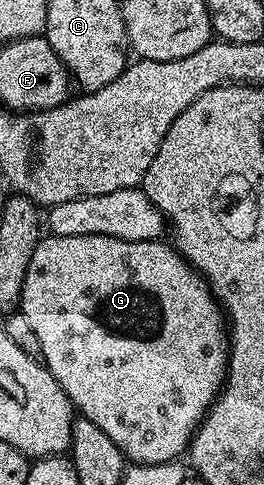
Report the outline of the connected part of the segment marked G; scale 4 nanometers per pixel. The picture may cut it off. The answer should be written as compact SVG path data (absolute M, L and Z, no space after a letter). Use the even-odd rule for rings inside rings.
M99 234L86 236L54 236L46 235L38 240L35 254L31 254L31 262L27 266L27 278L23 278L21 303L19 310L27 314L27 322L39 337L39 346L43 346L43 363L49 373L59 382L59 386L73 403L74 409L84 419L95 422L115 446L125 456L126 461L133 464L168 464L178 459L177 455L184 453L192 442L209 408L217 399L225 374L229 371L229 337L227 335L227 320L223 309L204 276L177 251L176 248L161 240L124 240Z

